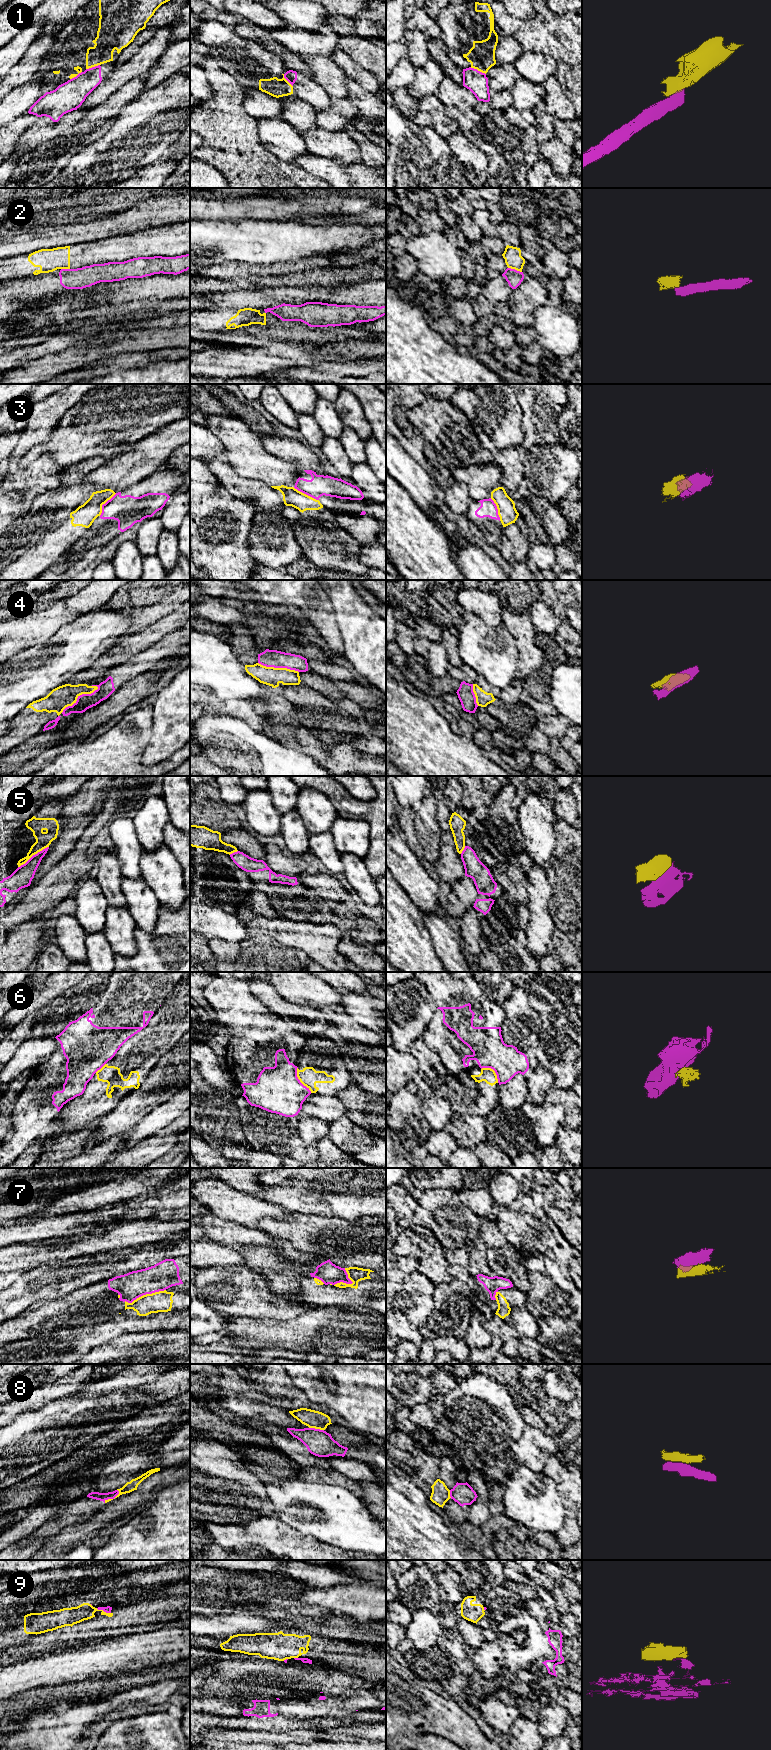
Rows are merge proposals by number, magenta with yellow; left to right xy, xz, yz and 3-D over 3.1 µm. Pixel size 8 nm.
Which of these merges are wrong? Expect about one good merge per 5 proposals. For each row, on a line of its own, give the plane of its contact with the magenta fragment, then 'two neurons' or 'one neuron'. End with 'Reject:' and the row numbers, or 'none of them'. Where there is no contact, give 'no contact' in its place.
1: contact in yz; two neurons
2: contact in yz; two neurons
3: contact in xz; two neurons
4: contact in xy; two neurons
5: contact in xy; two neurons
6: contact in xz; two neurons
7: contact in xy; two neurons
8: contact in xy; two neurons
9: contact in xy; two neurons
Reject: 1, 2, 3, 4, 5, 6, 7, 8, 9

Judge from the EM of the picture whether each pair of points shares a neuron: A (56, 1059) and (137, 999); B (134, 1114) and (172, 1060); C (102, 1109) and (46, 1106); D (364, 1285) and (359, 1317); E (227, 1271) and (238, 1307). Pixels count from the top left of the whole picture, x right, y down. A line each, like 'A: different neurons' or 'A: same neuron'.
A: same neuron
B: same neuron
C: different neurons
D: different neurons
E: same neuron

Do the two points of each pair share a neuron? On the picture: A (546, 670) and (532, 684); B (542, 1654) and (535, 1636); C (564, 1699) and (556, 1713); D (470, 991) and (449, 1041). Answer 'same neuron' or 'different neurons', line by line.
A: same neuron
B: same neuron
C: different neurons
D: same neuron

